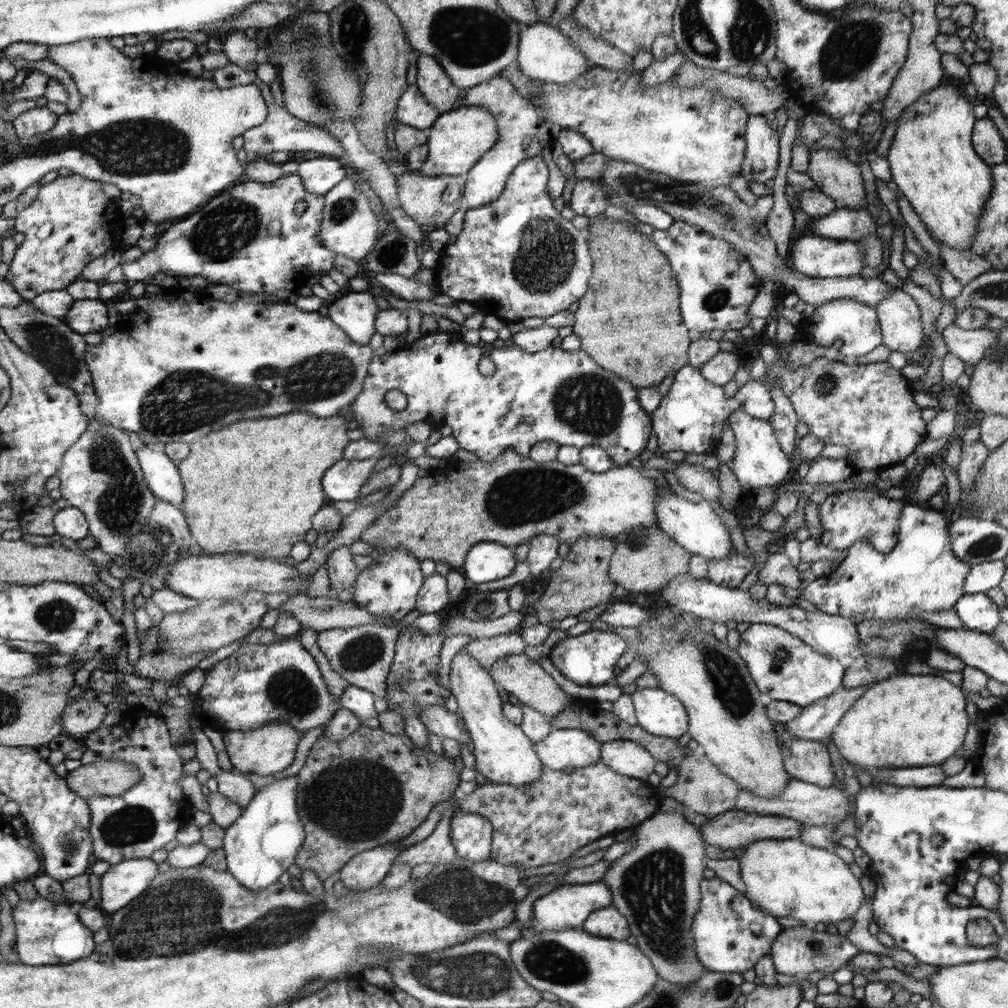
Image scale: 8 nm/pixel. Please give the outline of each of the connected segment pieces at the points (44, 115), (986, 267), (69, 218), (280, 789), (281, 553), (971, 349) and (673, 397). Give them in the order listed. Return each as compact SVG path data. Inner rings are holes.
M36 107L34 110L28 110L28 112L16 116L12 123L17 138L24 139L53 131L58 118L47 107Z
M939 242L939 256L944 260L943 268L949 270L953 276L966 286L974 278L993 269L992 263L979 254L968 250L956 250Z
M76 173L66 177L59 175L53 182L41 186L34 202L28 208L21 210L15 218L14 230L25 234L25 240L17 246L4 279L11 282L26 301L31 301L49 290L69 288L81 276L82 270L89 262L100 258L111 248L123 246L125 221L120 217L118 200L108 198L99 181Z
M296 774L274 779L257 789L250 806L246 806L234 824L225 829L221 849L225 851L228 872L251 892L279 882L278 878L294 864L305 844L304 822L297 809L298 786Z
M296 411L278 418L242 420L192 442L190 454L177 467L186 488L184 514L201 552L252 554L270 560L285 560L290 556L294 546L306 539L306 532L313 528L313 517L326 502L320 482L327 470L343 459L342 452L349 446L346 430L348 424L340 413L319 417Z
M952 323L944 328L942 336L949 351L958 355L969 366L978 364L978 361L986 357L986 350L997 345L996 332L984 327L962 330Z
M690 364L683 366L675 373L670 391L662 397L659 407L651 415L654 434L658 438L657 448L660 448L662 452L682 450L682 452L692 454L696 460L704 460L717 450L724 424L736 410L745 409L766 419L773 416L774 401L772 401L770 392L770 388L764 382L750 379L738 389L738 392L728 394L724 392L723 386L706 379L697 367Z

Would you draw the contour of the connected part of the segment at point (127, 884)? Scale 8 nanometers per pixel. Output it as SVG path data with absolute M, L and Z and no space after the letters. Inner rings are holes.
M133 858L110 865L101 876L100 909L113 913L140 897L157 876L158 863L149 858Z

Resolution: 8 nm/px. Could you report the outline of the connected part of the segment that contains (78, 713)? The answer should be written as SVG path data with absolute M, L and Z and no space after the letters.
M77 698L71 702L61 714L64 733L72 738L81 739L89 732L95 731L107 713L107 705L99 701L88 701Z

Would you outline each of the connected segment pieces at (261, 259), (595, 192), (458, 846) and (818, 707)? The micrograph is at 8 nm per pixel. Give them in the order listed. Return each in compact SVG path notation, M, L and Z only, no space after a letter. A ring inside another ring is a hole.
M296 172L292 174L284 174L280 178L277 178L276 182L252 182L243 180L238 183L231 189L226 189L218 197L212 198L210 202L207 202L202 210L199 210L196 214L191 214L188 218L185 218L183 221L178 221L171 226L168 230L161 233L156 239L156 244L150 252L145 252L138 260L134 262L122 262L119 266L123 270L125 280L134 280L134 282L147 282L153 281L154 276L158 272L164 272L164 274L173 275L177 277L190 277L190 276L203 276L208 279L212 284L227 284L237 290L240 298L246 299L248 301L270 301L271 303L276 303L277 298L281 300L288 300L288 296L291 296L292 290L298 286L296 282L296 268L300 266L300 284L302 282L308 282L308 278L312 274L324 275L324 272L330 272L333 269L332 262L334 262L334 257L337 256L336 253L332 250L328 250L326 246L321 243L319 232L320 224L323 221L324 217L324 208L325 208L325 198L324 195L318 196L308 191L308 188L300 182L301 175L298 175ZM304 201L307 204L306 210L303 213L298 214L297 208L299 202Z
M579 179L570 198L570 208L578 215L590 218L608 208L608 198L596 180Z
M465 812L454 814L449 825L457 856L467 862L491 858L494 826L488 819Z
M864 685L858 688L837 688L829 697L803 707L794 720L784 724L786 732L791 737L811 741L831 737L833 728L868 687Z

